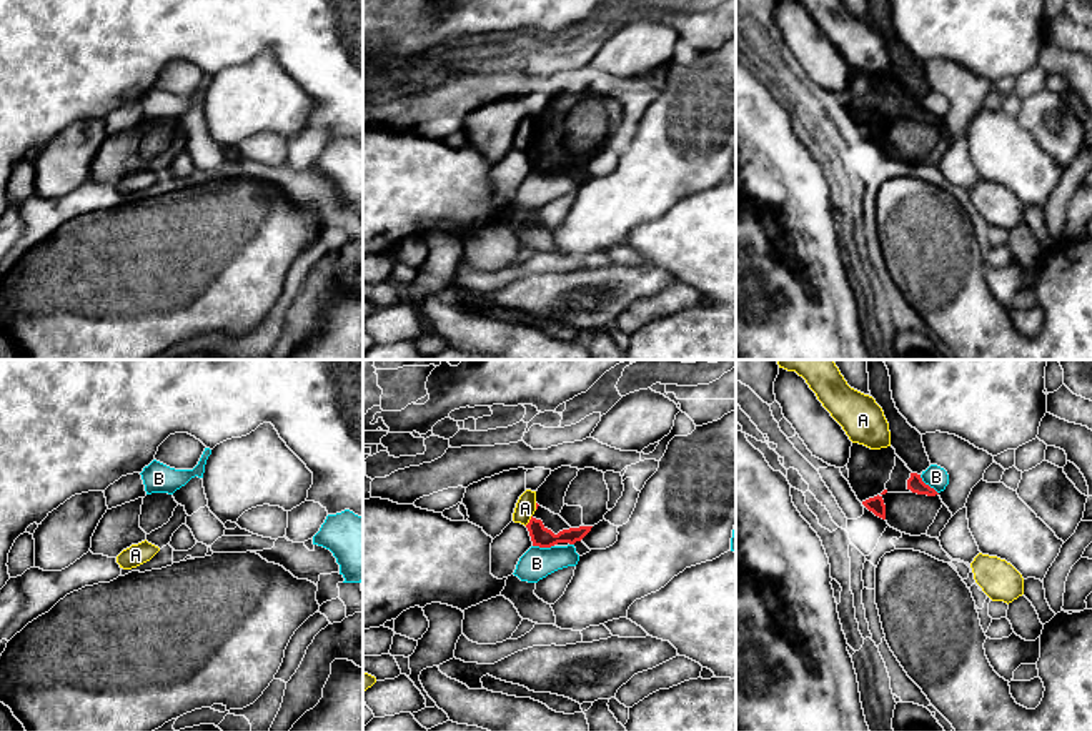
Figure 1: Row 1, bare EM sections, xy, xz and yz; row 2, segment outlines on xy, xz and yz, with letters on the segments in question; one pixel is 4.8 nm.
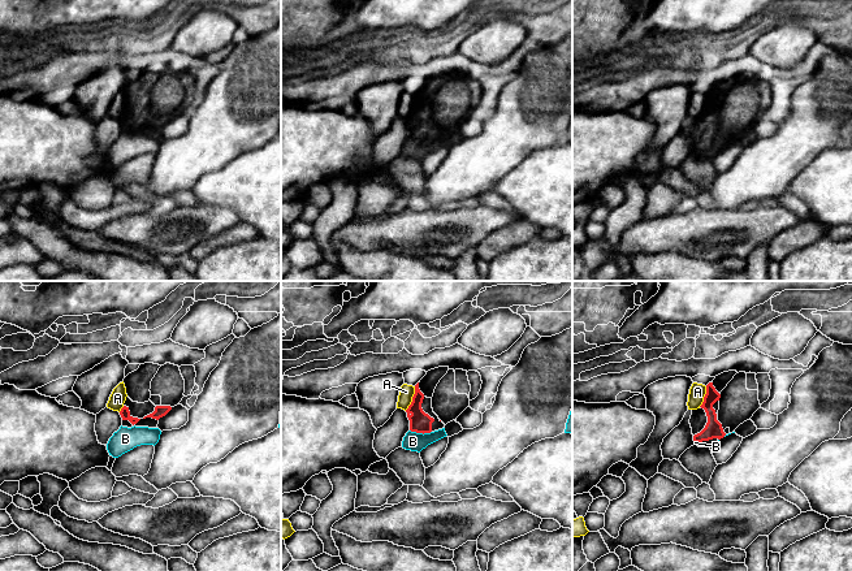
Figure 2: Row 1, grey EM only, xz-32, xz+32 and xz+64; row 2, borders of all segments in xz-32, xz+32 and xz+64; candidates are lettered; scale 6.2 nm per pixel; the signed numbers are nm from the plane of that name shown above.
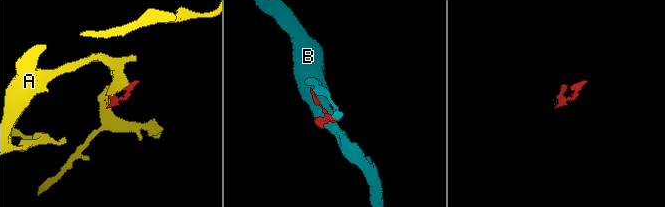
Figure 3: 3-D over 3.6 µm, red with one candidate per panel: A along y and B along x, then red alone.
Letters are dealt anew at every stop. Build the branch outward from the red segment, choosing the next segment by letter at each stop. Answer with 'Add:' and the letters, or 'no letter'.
Add: no letter

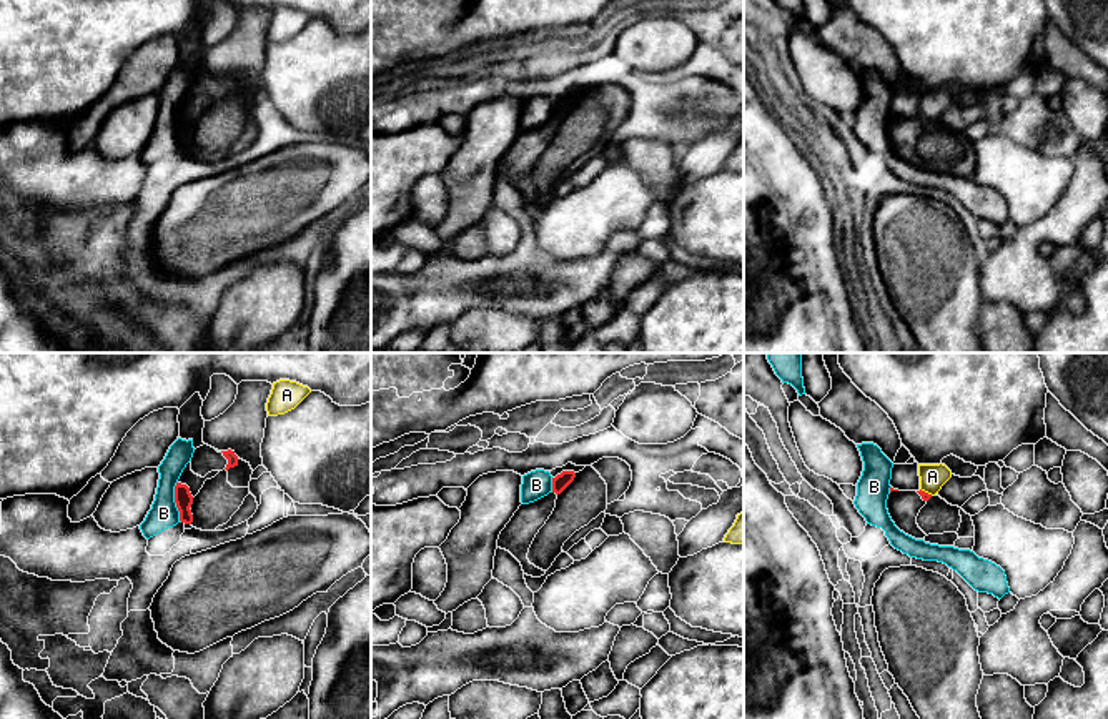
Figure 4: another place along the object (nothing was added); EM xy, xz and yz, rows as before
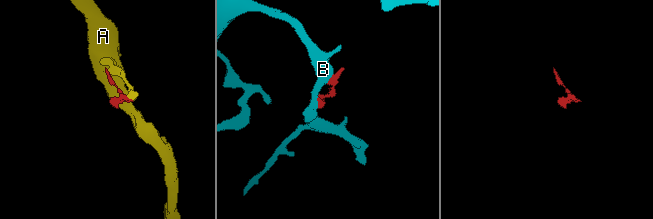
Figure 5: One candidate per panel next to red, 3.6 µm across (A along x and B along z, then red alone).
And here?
Add: no letter

